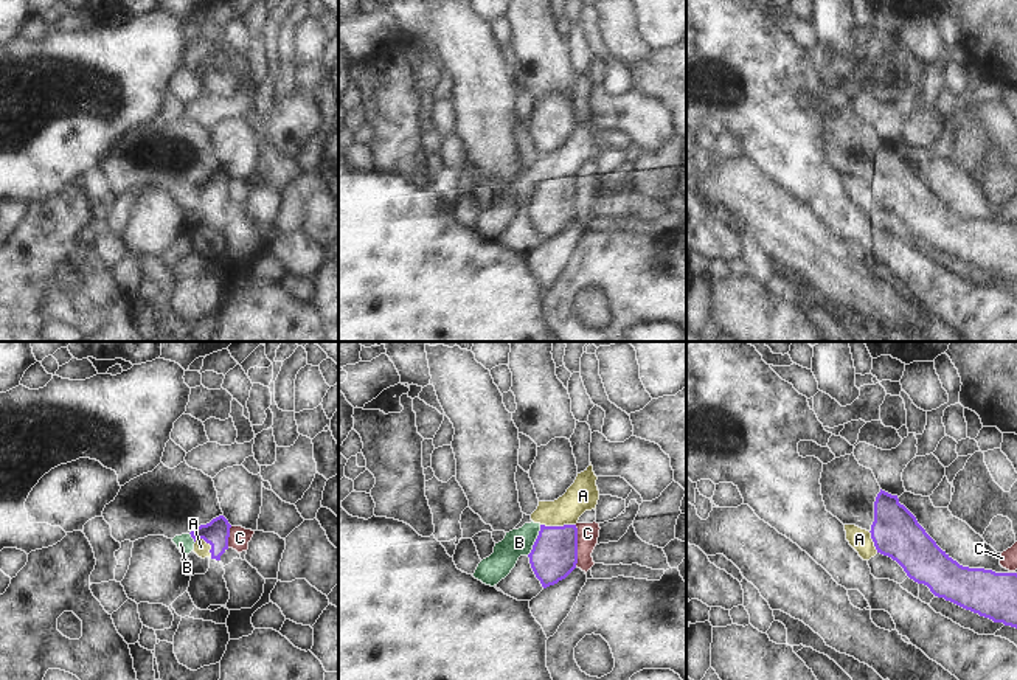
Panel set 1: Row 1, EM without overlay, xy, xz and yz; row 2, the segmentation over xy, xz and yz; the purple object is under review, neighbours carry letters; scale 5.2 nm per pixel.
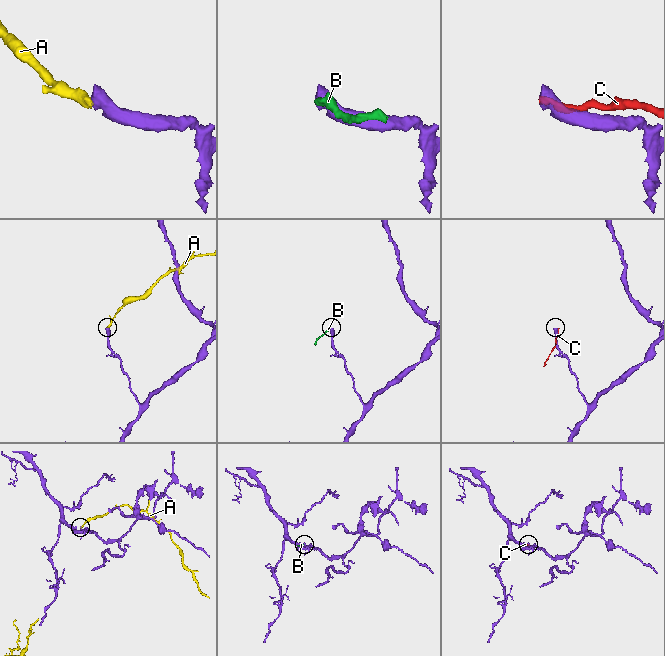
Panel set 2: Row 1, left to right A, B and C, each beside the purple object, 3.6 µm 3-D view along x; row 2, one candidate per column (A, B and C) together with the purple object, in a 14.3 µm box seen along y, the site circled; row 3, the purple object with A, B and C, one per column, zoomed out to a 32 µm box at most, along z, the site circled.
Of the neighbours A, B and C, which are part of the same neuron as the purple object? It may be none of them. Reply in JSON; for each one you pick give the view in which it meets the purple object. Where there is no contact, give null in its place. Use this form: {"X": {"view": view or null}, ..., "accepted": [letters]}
{"accepted": []}

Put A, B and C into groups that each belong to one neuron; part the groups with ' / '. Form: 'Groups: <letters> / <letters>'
Groups: A B / C

